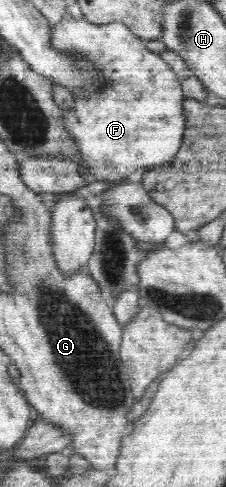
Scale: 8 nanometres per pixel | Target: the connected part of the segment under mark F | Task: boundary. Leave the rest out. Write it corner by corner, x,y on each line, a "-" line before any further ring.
67,16
53,27
50,42
57,50
86,55
109,79
101,93
91,93
90,97
72,95
73,104
62,112
62,122
65,122
66,130
70,131
71,137
78,144
83,163
91,168
91,178
95,181
126,179
137,171
148,171
155,165
166,165
173,160
180,150
183,129
186,128
185,110
182,107
186,95
183,94
177,74
159,54
147,49
146,41
120,22
96,25
85,18

